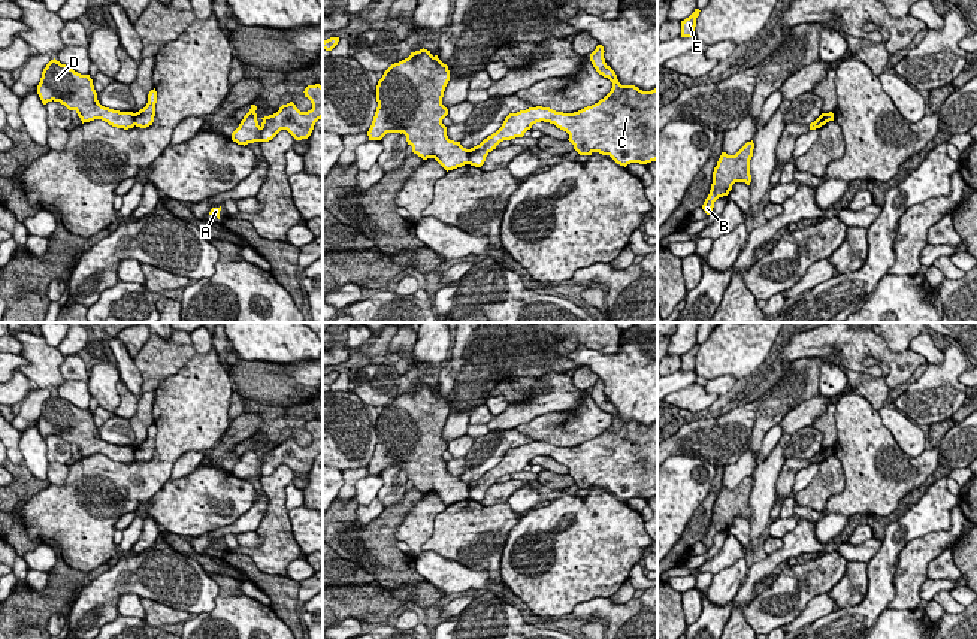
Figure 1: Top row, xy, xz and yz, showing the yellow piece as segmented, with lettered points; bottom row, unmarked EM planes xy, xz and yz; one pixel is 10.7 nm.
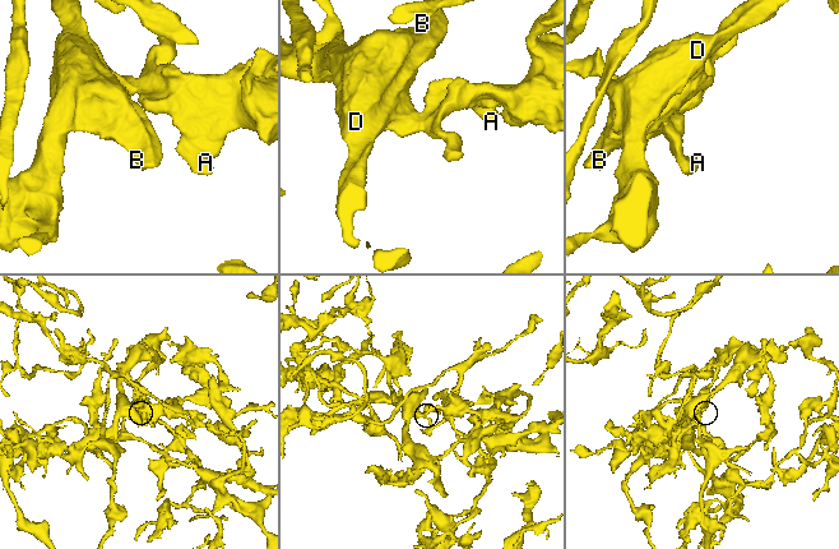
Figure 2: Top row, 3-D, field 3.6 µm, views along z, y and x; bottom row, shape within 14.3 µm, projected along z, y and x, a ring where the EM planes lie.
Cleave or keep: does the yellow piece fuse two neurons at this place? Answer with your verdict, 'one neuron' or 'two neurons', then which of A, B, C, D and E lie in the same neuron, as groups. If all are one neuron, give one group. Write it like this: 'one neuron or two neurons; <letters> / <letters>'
two neurons; A C E / B D

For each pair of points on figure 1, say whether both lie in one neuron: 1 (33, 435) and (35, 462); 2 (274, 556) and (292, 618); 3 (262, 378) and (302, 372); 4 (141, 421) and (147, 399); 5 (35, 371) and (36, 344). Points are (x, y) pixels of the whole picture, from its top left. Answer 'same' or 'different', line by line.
1: same
2: different
3: same
4: same
5: same

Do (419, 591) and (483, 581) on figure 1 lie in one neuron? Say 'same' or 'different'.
different

